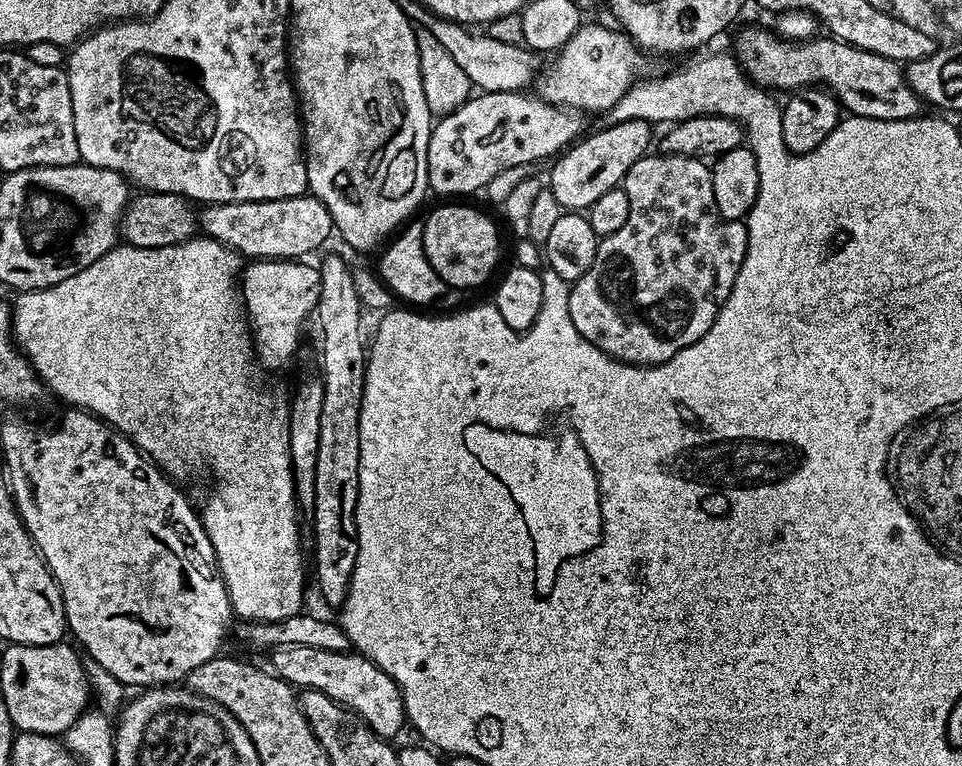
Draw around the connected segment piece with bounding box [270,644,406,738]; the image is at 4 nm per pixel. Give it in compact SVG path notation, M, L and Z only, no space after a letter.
M278 646L271 649L271 671L281 676L288 684L297 689L313 688L322 690L334 702L343 704L344 707L361 716L377 734L385 738L393 738L400 732L400 727L405 727L404 696L400 688L374 662L355 650L335 652L334 650L318 650L314 646Z

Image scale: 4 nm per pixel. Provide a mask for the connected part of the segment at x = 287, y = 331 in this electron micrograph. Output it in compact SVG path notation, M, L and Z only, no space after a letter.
M256 260L242 272L242 308L250 325L254 352L268 368L284 368L300 348L304 323L315 313L320 293L320 274L308 262Z

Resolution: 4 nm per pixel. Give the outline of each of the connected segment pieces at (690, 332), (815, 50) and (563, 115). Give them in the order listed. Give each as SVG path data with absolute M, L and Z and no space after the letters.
M645 154L641 160L634 162L634 166L630 166L630 170L622 181L626 198L630 198L630 218L626 218L626 223L618 231L603 237L597 243L596 257L590 266L590 270L586 270L586 274L582 274L582 278L574 281L568 290L570 318L574 322L578 334L582 334L582 338L586 338L586 342L598 346L598 350L602 350L607 356L612 356L623 364L641 366L661 364L670 358L674 358L674 354L678 354L678 350L686 350L686 346L698 342L698 338L702 338L702 334L706 334L706 330L710 330L710 326L714 326L726 298L730 298L734 278L738 278L738 270L746 258L746 250L748 249L747 223L739 220L720 219L714 200L712 170L703 159L694 156L652 155Z
M744 28L736 36L736 49L734 49L734 55L737 60L740 61L740 67L744 69L749 80L753 84L765 89L765 90L777 90L776 88L792 88L788 90L803 90L809 86L823 86L827 91L831 92L840 102L841 109L845 113L853 116L861 116L862 118L878 118L879 120L905 120L906 118L914 118L921 115L922 101L918 94L914 94L914 90L908 85L908 77L905 69L896 61L890 58L882 58L882 54L874 54L870 50L862 50L861 48L855 48L849 44L842 43L841 40L835 38L813 38L811 40L785 40L783 36L777 34L775 31L769 30L767 32L764 28Z
M480 92L451 112L441 115L432 125L428 147L428 187L440 198L464 198L467 192L480 192L496 174L512 166L535 165L535 160L555 157L585 135L585 113L577 108L560 108L519 92Z

